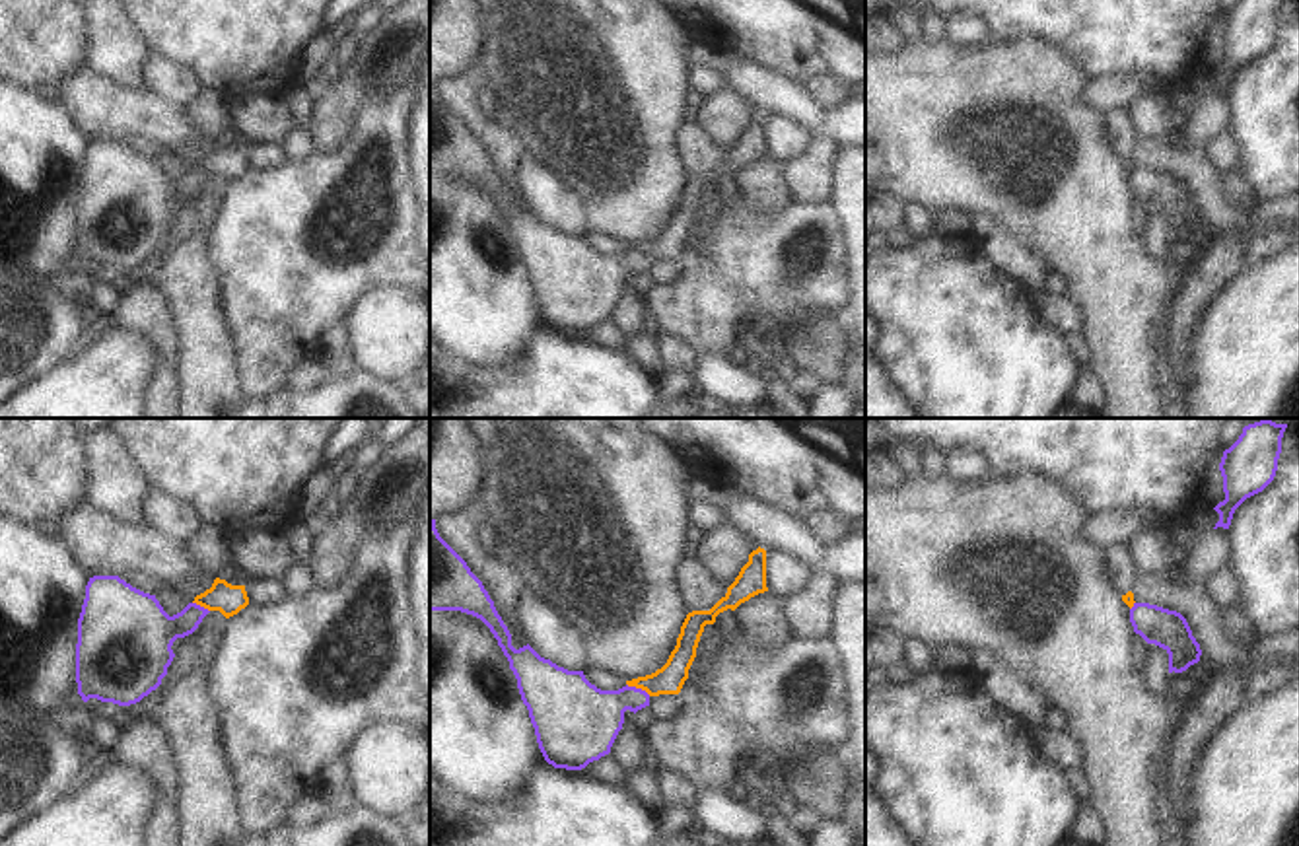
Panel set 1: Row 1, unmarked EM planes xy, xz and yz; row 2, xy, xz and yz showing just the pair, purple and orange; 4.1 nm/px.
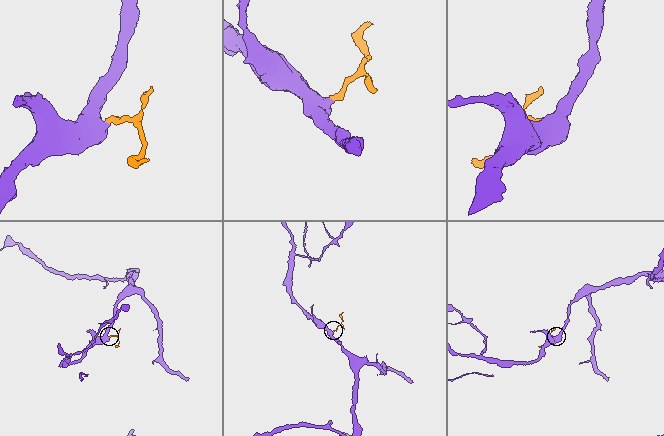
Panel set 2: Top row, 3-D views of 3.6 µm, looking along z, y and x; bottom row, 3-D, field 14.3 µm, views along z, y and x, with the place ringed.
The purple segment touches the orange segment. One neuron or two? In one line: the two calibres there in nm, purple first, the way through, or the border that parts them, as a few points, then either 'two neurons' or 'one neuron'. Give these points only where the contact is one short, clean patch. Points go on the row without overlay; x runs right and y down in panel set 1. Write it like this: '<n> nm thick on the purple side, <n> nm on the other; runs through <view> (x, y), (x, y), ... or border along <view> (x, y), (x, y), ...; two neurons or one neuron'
280 nm thick on the purple side, 120 nm on the other; border along xz (627, 247), (650, 259); two neurons

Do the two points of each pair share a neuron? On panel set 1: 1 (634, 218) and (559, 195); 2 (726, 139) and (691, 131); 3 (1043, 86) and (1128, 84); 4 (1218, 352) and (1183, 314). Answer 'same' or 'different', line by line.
1: different
2: different
3: different
4: different

